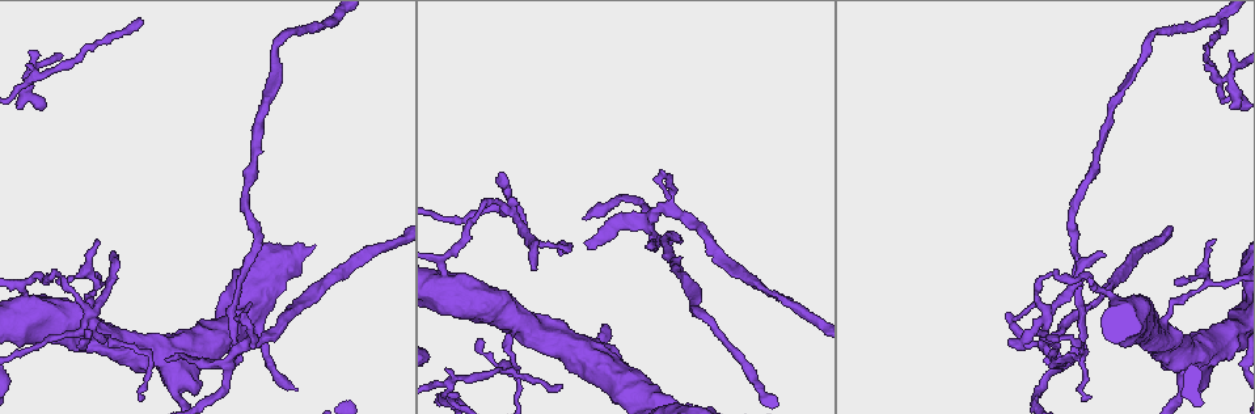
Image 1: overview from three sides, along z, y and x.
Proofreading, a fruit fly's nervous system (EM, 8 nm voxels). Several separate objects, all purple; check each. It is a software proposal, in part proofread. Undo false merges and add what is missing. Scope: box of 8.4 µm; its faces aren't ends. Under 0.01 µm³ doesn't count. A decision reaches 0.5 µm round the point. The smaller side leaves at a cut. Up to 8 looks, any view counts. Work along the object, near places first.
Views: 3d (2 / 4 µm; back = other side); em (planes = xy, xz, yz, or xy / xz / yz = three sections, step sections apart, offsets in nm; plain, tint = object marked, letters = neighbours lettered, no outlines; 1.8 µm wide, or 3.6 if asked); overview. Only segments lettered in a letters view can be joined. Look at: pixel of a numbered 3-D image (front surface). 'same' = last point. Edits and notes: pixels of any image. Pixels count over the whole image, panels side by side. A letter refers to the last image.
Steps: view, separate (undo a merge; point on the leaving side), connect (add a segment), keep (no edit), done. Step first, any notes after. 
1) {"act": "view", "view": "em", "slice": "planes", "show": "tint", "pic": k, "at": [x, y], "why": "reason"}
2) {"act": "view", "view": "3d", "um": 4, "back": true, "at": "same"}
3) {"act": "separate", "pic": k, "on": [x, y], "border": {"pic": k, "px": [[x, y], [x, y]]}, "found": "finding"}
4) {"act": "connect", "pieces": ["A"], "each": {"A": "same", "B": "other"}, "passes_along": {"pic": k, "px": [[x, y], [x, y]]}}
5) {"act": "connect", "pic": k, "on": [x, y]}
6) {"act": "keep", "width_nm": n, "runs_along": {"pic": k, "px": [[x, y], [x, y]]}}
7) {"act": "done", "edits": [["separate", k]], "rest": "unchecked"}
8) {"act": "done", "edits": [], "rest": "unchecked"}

{"act": "view", "view": "3d", "um": 4, "pic": 1, "at": [97, 238], "why": "thin end"}

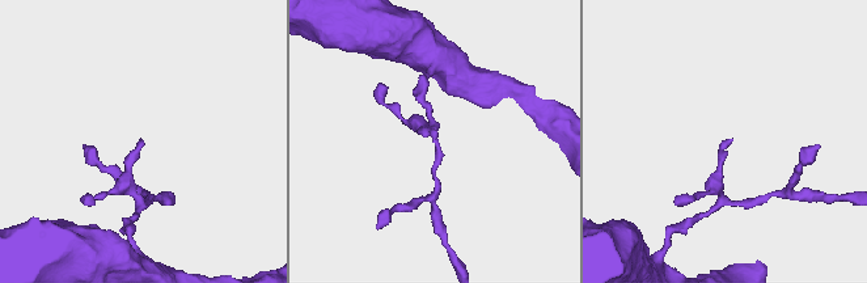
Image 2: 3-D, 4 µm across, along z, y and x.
{"act": "view", "view": "em", "slice": "planes", "show": "plain", "pic": 2, "at": [432, 140]}

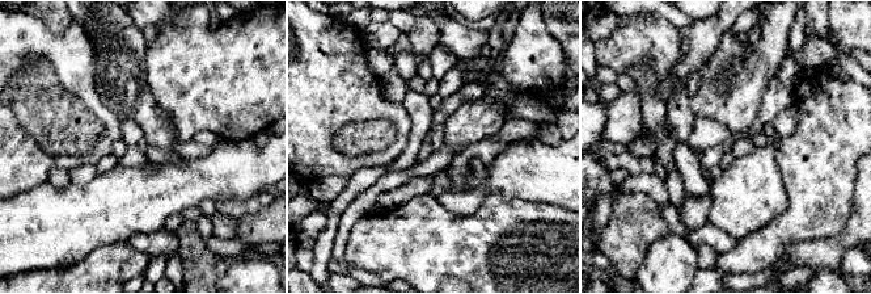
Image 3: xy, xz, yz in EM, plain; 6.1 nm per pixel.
{"act": "view", "view": "em", "slice": "planes", "show": "letters", "at": "same"}

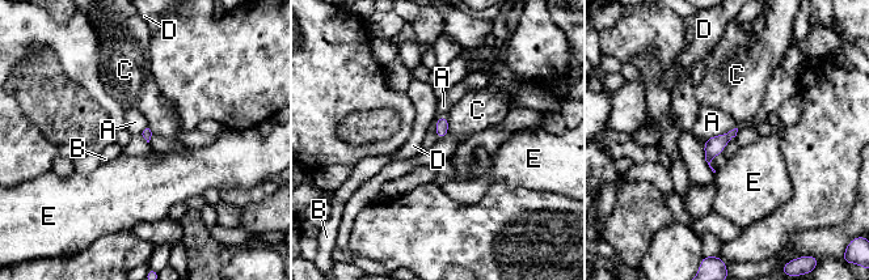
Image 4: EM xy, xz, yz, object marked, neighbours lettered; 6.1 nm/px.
{"act": "keep", "each": {"A": "other", "B": "other", "C": "other", "D": "other", "E": "other"}, "found": "none of them fits"}

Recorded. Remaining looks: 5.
{"act": "view", "view": "em", "um": 3.6, "slice": "planes", "show": "letters", "pic": 1, "at": [516, 321], "why": "two arms in line, one across"}

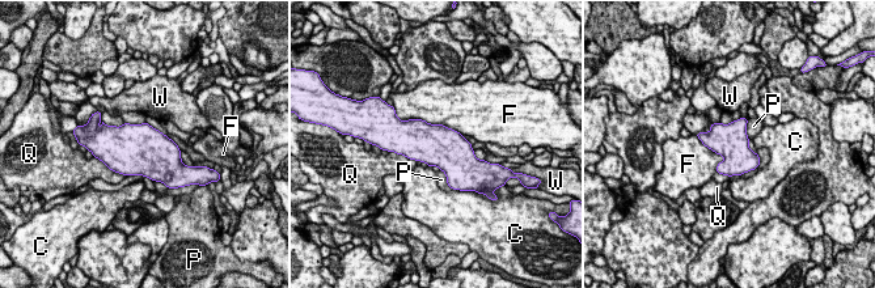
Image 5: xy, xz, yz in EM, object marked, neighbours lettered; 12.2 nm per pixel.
{"act": "keep", "longest_contact_nm": ["F", 800], "each": {"C": "other", "F": "other", "P": "other", "Q": "other", "W": "other"}, "found": "continuous, no second cell"}

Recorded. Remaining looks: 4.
{"act": "view", "view": "em", "slice": "planes", "show": "tint", "pic": 1, "at": [89, 317], "why": "four arms meet"}

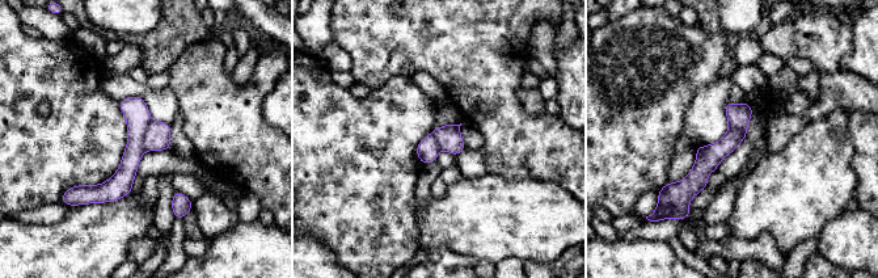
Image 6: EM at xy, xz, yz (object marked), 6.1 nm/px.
{"act": "view", "view": "em", "slice": "planes", "show": "letters", "at": "same"}

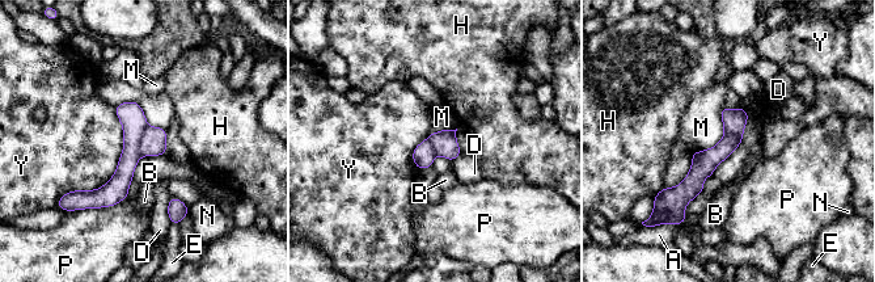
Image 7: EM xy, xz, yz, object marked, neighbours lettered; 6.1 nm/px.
{"act": "separate", "pic": 7, "on": [153, 142], "each": {"A": "other", "B": "other", "D": "other", "E": "other", "H": "other", "M": "other", "N": "other", "P": "other", "Y": "other"}, "found": "two cells meet here"}

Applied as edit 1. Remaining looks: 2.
{"act": "done", "edits": [["separate", 7]], "rest": "unchecked"}

